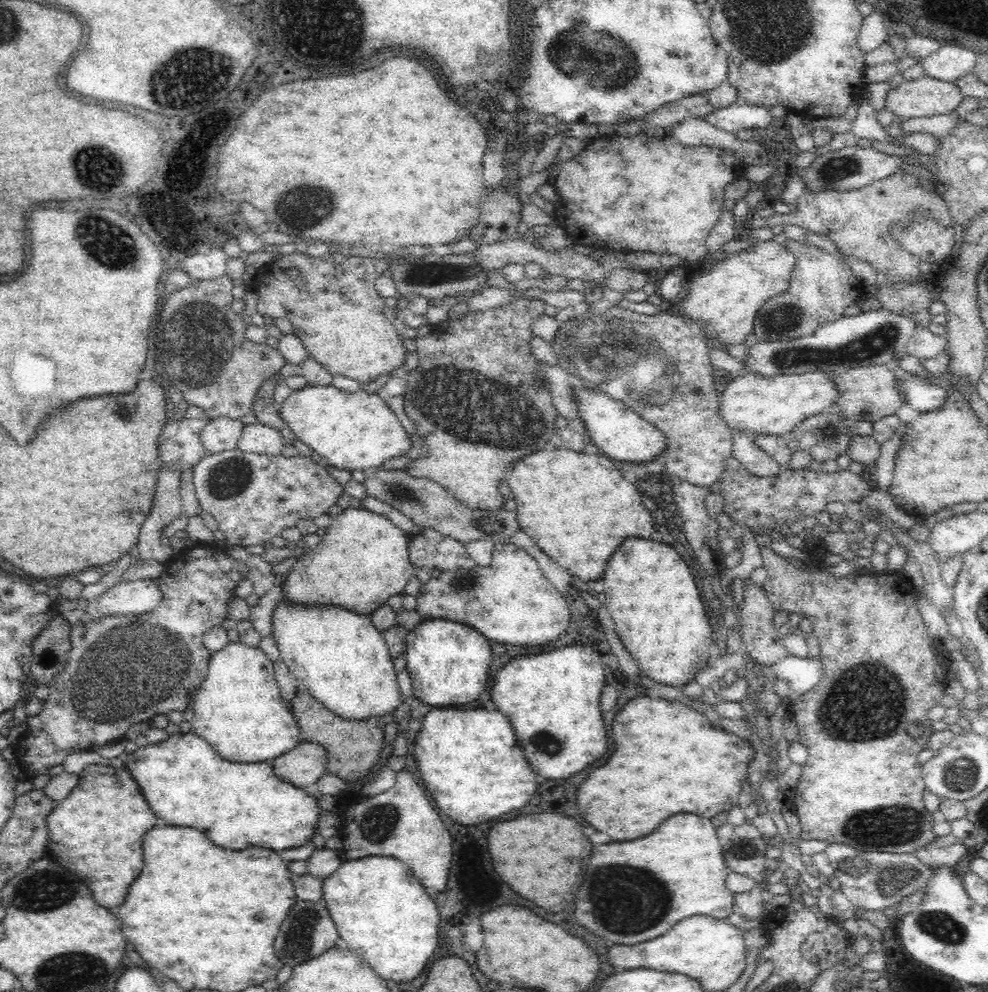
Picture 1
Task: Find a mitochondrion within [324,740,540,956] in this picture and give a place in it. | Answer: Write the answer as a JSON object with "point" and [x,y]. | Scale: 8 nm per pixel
{"point":[378,824]}

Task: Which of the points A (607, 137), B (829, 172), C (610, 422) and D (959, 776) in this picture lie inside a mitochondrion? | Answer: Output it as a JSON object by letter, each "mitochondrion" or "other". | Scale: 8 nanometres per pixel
{"A":"other","B":"mitochondrion","C":"other","D":"mitochondrion"}

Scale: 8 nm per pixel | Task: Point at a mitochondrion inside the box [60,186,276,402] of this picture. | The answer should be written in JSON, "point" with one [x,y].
{"point":[196,341]}

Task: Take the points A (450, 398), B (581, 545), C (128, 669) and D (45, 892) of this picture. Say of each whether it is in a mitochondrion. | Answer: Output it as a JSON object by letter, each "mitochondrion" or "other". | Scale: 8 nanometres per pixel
{"A":"mitochondrion","B":"other","C":"mitochondrion","D":"mitochondrion"}

